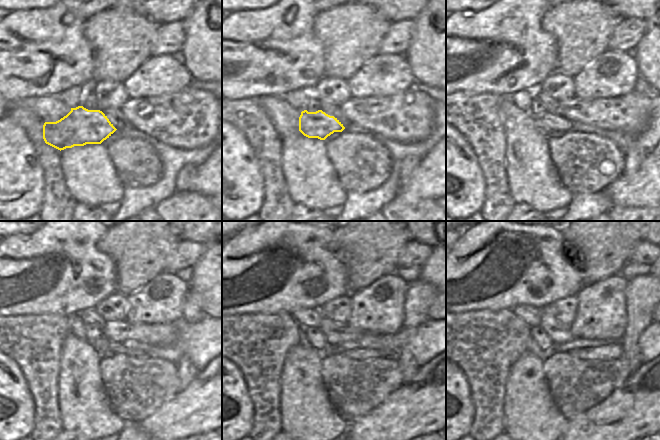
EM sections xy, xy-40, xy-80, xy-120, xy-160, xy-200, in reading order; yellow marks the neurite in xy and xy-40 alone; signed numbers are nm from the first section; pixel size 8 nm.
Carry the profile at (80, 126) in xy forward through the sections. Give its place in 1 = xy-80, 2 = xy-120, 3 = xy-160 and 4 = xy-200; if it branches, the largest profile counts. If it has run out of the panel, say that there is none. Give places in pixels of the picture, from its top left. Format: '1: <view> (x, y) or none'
1: xy-80 (546, 123)
2: xy-120 (107, 348)
3: xy-160 (361, 353)
4: xy-200 (612, 351)

